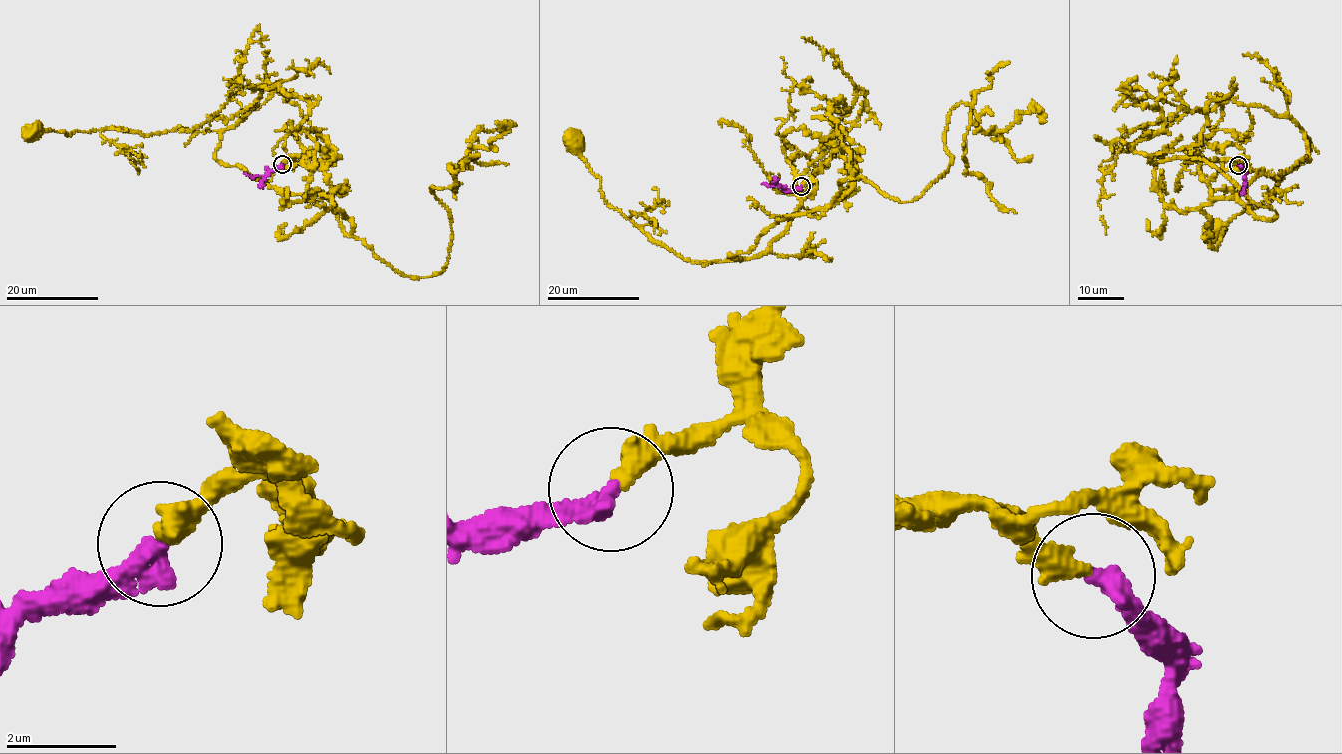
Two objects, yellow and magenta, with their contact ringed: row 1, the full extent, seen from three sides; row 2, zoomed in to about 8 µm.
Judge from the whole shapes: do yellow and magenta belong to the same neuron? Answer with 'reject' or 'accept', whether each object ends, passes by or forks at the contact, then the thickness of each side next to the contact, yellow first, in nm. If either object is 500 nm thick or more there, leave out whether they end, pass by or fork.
accept; yellow ends; magenta ends; calibres 400 and 380 nm

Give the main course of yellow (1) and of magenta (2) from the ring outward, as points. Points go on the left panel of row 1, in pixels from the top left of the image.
1: (283, 164), (293, 155), (312, 156), (334, 188), (347, 191), (280, 192), (215, 158), (217, 132), (33, 131)
2: (282, 164), (264, 176), (244, 173)

